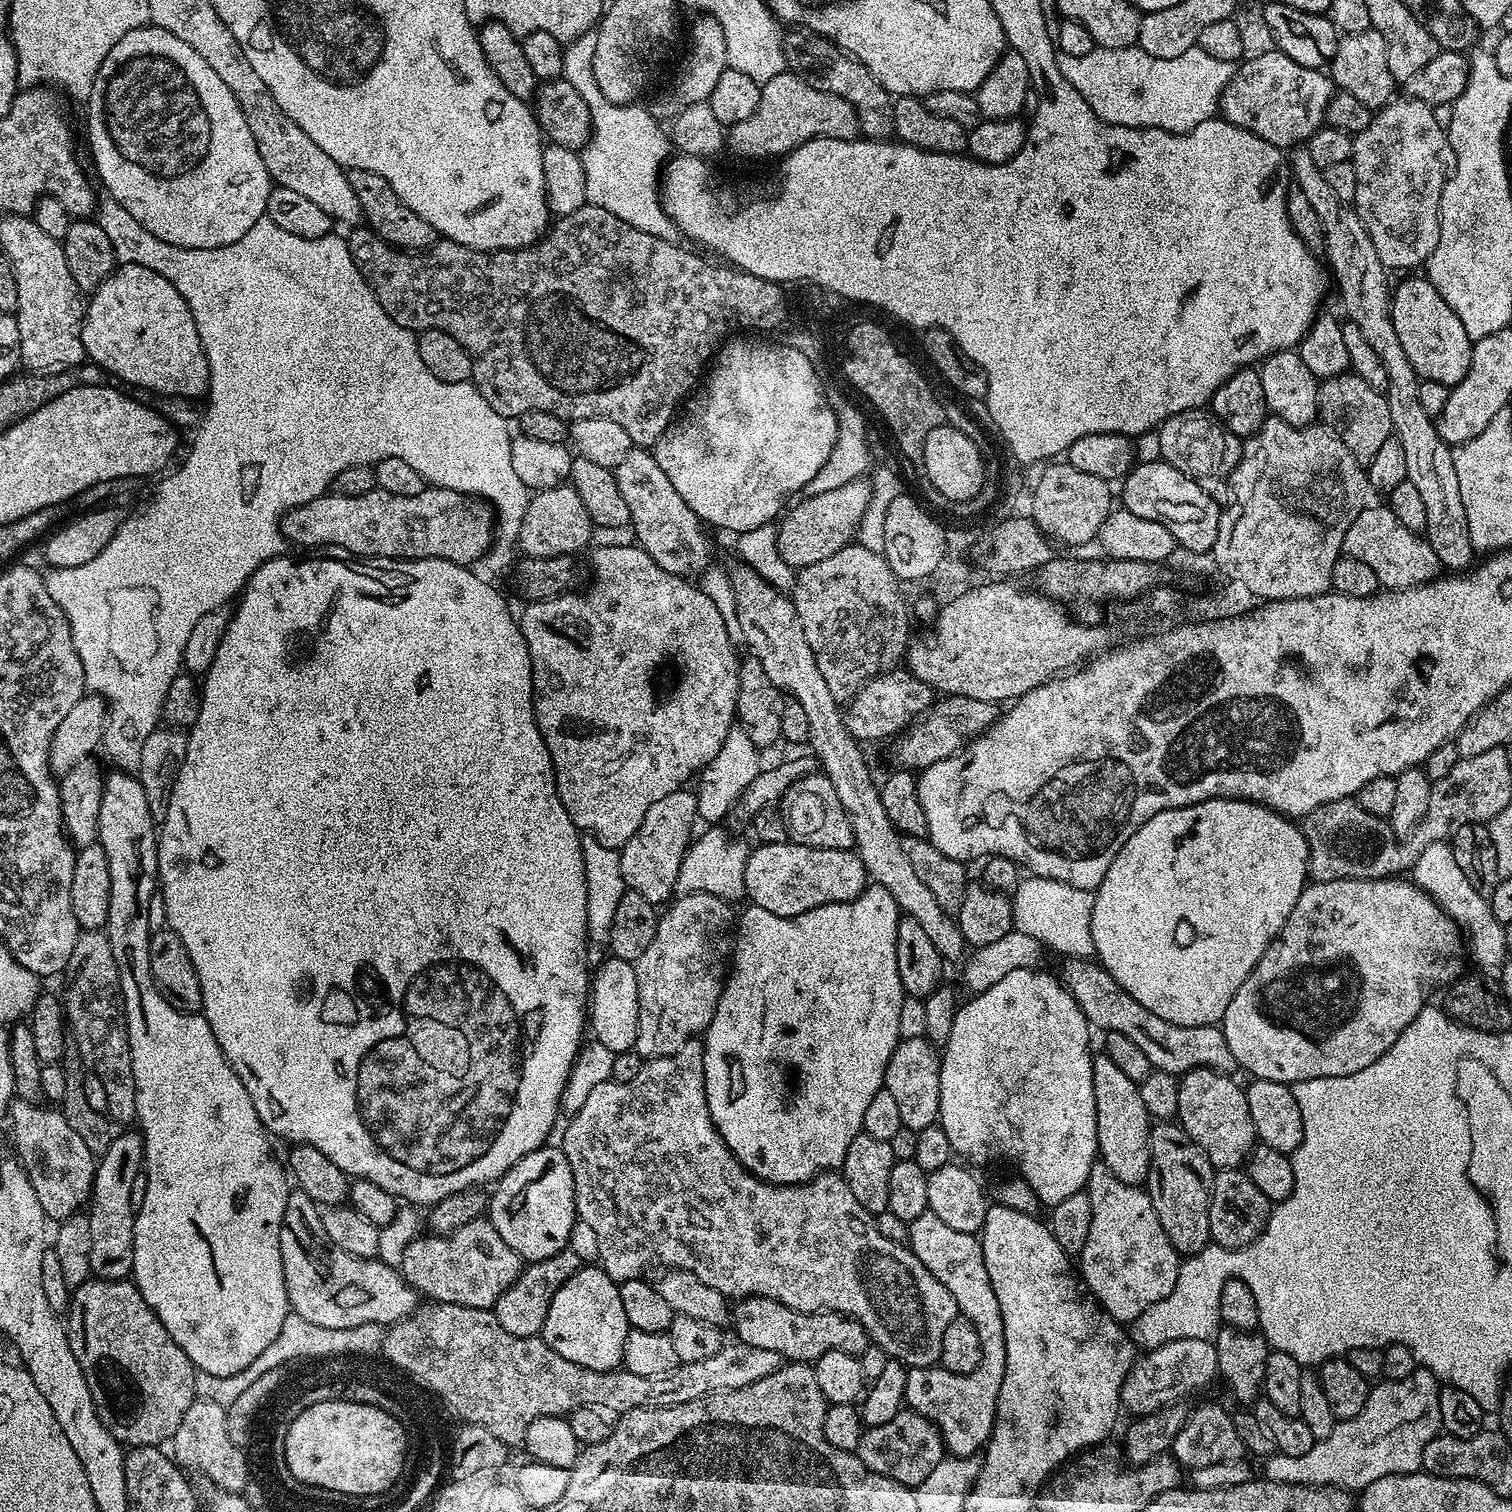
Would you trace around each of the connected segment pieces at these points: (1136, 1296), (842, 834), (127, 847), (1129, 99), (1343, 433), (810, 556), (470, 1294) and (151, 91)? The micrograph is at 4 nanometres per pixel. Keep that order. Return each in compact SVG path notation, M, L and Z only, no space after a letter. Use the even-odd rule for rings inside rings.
M1097 1162L1088 1175L1086 1191L1090 1198L1090 1234L1078 1253L1079 1275L1084 1287L1095 1296L1101 1308L1105 1308L1118 1321L1133 1322L1144 1310L1162 1301L1174 1289L1182 1257L1170 1242L1166 1230L1162 1230L1162 1222L1158 1222L1158 1214L1143 1187L1114 1178L1103 1162Z
M823 774L803 776L786 794L778 805L788 824L788 834L791 843L810 846L811 848L843 848L853 847L853 834L851 822L847 812L843 809L831 785L830 778Z
M112 770L107 773L102 794L102 810L98 814L98 826L100 827L98 842L102 850L106 850L106 858L110 862L110 906L108 907L106 931L110 938L110 950L114 950L114 962L118 962L120 997L124 999L124 1017L128 1023L130 1058L136 1083L136 1120L138 1131L144 1138L142 1171L146 1176L146 1196L144 1200L139 1201L136 1208L134 1266L131 1279L142 1294L144 1301L150 1306L150 1310L154 1310L154 1314L160 1319L162 1326L166 1326L168 1332L169 1330L186 1330L186 1328L256 1328L256 1334L268 1332L268 1324L281 1324L282 1318L286 1318L290 1313L288 1295L284 1285L282 1251L279 1249L279 1232L290 1193L289 1173L281 1161L281 1165L276 1161L276 1156L272 1153L271 1142L273 1141L254 1110L254 1102L250 1102L250 1094L246 1094L246 1086L242 1086L242 1078L222 1054L206 1018L203 1014L181 1012L170 1002L166 1002L166 998L155 988L150 970L150 942L153 932L148 915L150 896L158 891L158 854L156 853L158 824L150 814L146 794L135 775L123 770Z
M1096 46L1092 52L1082 54L1081 57L1061 55L1058 63L1066 82L1070 82L1070 86L1074 86L1074 90L1078 90L1078 94L1082 94L1082 98L1086 98L1090 110L1094 110L1094 114L1098 114L1100 120L1105 120L1111 124L1130 126L1131 128L1157 128L1167 132L1189 132L1194 130L1194 126L1213 119L1220 107L1220 95L1224 93L1226 86L1232 81L1233 76L1238 71L1237 65L1233 61L1214 58L1210 54L1206 54L1206 50L1202 50L1199 46L1186 50L1186 54L1178 54L1178 58L1154 58L1150 54L1146 54L1138 46L1130 48L1101 48Z
M1355 374L1335 376L1319 381L1319 385L1318 406L1323 423L1340 435L1356 460L1369 462L1381 449L1382 442L1394 436L1390 422L1390 406L1386 406L1383 391L1362 382L1362 378Z
M861 478L846 482L846 486L838 486L838 490L826 490L817 496L808 496L801 504L793 503L783 513L776 529L776 545L782 559L793 570L799 570L814 566L814 562L822 562L822 558L830 558L830 554L838 554L838 550L853 543L860 529L862 514L866 514L866 506L870 506L871 493L871 483Z
M481 1218L454 1230L452 1236L421 1234L406 1246L398 1267L409 1289L438 1304L457 1304L471 1308L495 1309L498 1298L516 1281L522 1271L518 1253L502 1242L492 1221Z
M145 26L138 30L130 30L126 38L118 42L106 54L91 88L86 93L88 99L88 148L92 151L92 164L104 183L109 197L117 200L122 210L130 213L133 224L140 224L154 238L162 238L162 242L170 242L170 246L179 248L217 248L230 246L230 242L238 242L254 222L265 219L268 210L268 199L273 190L273 182L266 170L266 162L262 162L262 154L258 154L258 142L254 142L254 134L250 134L250 126L246 122L246 114L238 106L230 86L218 78L218 73L206 63L206 58L198 54L182 38L174 38L170 30L162 30L155 26Z

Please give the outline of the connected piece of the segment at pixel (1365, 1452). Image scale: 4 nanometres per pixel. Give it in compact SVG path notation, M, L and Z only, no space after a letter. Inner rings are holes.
M1416 1367L1410 1378L1401 1380L1384 1380L1373 1387L1366 1398L1366 1406L1362 1406L1354 1418L1341 1420L1326 1434L1326 1438L1317 1440L1306 1454L1282 1456L1273 1454L1263 1461L1263 1475L1270 1480L1283 1484L1313 1484L1319 1488L1335 1486L1349 1490L1363 1490L1367 1484L1378 1478L1386 1478L1390 1474L1407 1474L1419 1472L1422 1468L1422 1450L1435 1436L1441 1435L1440 1426L1440 1389L1441 1381L1429 1368Z

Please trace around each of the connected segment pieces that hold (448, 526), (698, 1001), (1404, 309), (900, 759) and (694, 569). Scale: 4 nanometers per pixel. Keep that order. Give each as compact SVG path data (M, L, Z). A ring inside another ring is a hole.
M425 486L422 494L414 494L413 496L395 496L394 494L386 494L382 489L376 488L370 494L362 494L358 498L346 498L345 496L335 494L325 494L297 508L289 508L288 513L284 515L283 520L280 521L280 531L283 532L284 539L289 545L301 544L301 546L304 547L301 549L304 550L320 550L325 546L331 546L351 552L353 556L377 556L378 558L390 558L391 560L428 560L429 558L442 558L455 564L472 566L475 565L475 560L483 561L492 547L494 539L494 512L493 509L481 499L464 496L460 492L446 490L445 488Z
M690 892L679 898L673 899L663 909L658 919L654 942L650 942L650 946L646 946L645 952L642 953L642 958L634 962L640 1007L634 1051L642 1058L669 1056L688 1040L707 1032L730 971L730 953L734 947L733 905L727 900L705 892Z
M1426 278L1404 280L1397 288L1395 285L1391 293L1394 334L1398 334L1398 342L1402 342L1402 350L1406 350L1406 358L1410 358L1416 375L1421 380L1449 386L1462 382L1470 370L1474 343L1466 334L1466 326L1462 326L1462 318L1446 306L1446 298L1442 298Z
M949 696L937 699L920 719L905 728L891 741L892 760L900 770L923 770L934 762L942 762L954 753L962 751L970 741L981 736L998 715L997 705L965 696Z
M639 446L633 447L632 452L626 454L626 458L622 458L622 462L618 462L614 471L618 490L622 490L622 498L630 510L630 528L631 531L636 531L635 543L644 548L646 554L650 554L650 558L654 558L654 562L658 562L658 566L662 566L662 570L666 570L670 574L692 578L705 571L709 567L708 536L704 533L705 525L694 514L694 510L690 510L690 506L686 506L682 494L678 494L678 490L674 490L670 478L666 478L666 474L662 474L662 466L658 466L655 455Z

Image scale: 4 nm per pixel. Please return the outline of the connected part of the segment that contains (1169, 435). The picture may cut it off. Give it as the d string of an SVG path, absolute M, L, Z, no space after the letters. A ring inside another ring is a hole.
M1208 410L1174 414L1159 425L1158 431L1161 440L1160 459L1165 464L1174 466L1174 470L1182 470L1186 478L1198 482L1198 486L1202 486L1202 490L1206 490L1206 494L1210 494L1210 498L1217 502L1229 499L1230 477L1244 454L1241 437L1233 434Z

